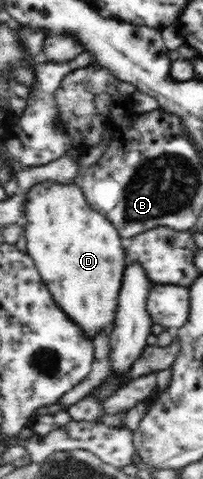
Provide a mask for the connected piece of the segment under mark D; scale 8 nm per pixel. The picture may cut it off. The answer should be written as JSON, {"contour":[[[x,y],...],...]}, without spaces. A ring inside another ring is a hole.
{"contour":[[[46,180],[42,184],[34,184],[28,190],[26,198],[28,198],[27,253],[32,257],[55,303],[71,318],[72,322],[82,326],[92,339],[102,330],[111,330],[116,320],[116,302],[120,294],[124,268],[128,263],[119,231],[106,215],[100,214],[88,204],[83,191],[76,184],[60,186],[59,182],[56,184]]]}

